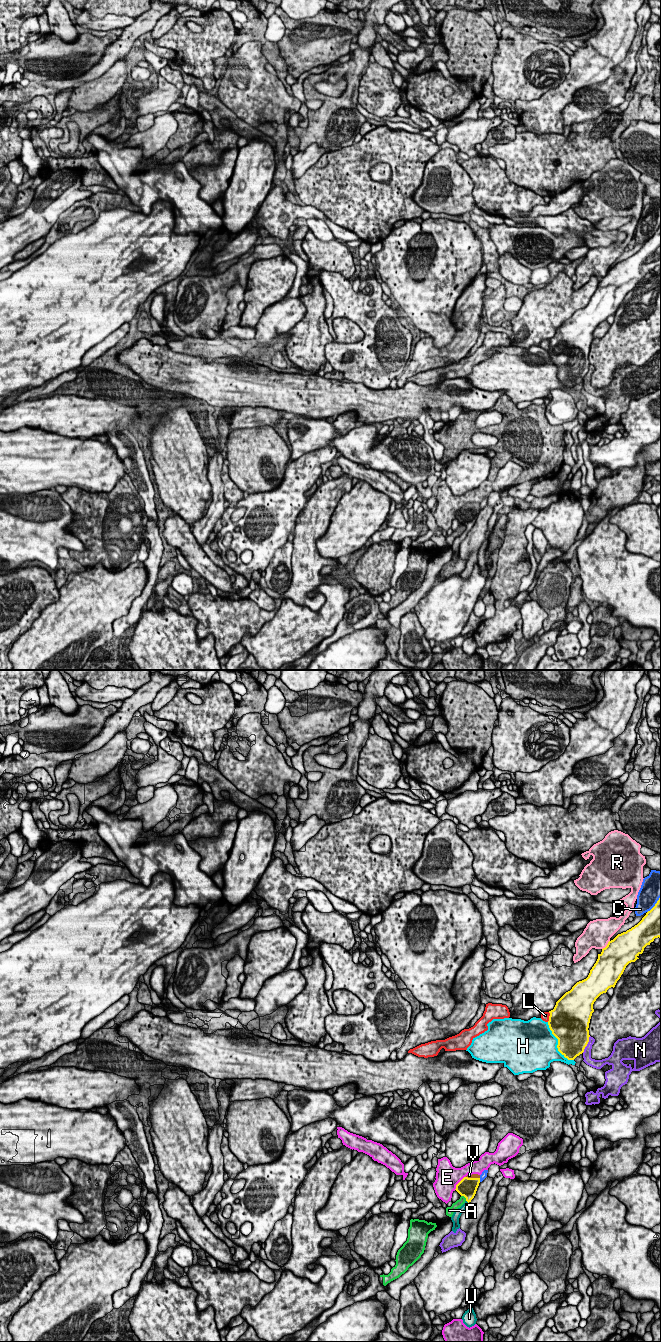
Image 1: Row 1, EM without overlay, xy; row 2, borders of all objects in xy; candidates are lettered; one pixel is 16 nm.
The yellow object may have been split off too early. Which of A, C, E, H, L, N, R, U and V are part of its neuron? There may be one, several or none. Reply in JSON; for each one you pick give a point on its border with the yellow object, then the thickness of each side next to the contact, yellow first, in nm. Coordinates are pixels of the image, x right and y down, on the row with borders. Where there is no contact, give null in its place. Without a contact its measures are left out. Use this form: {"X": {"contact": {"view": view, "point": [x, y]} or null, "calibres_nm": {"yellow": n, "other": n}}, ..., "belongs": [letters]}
{"U": {"contact": {"view": "xy", "point": [467, 1201]}, "calibres_nm": {"yellow": 320, "other": 130}}, "V": {"contact": {"view": "xy", "point": [473, 1178]}, "calibres_nm": {"yellow": 320, "other": 60}}, "belongs": ["U", "V"]}

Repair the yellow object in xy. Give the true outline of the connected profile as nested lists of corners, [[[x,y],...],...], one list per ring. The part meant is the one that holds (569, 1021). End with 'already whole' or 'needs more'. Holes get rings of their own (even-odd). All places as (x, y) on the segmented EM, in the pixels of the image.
[[[661,897],[655,906],[646,913],[642,920],[631,929],[618,934],[598,954],[598,959],[588,977],[577,982],[570,991],[566,992],[549,1011],[548,1025],[552,1034],[558,1039],[558,1051],[568,1060],[574,1060],[584,1052],[589,1042],[589,1023],[594,1012],[593,1004],[596,999],[611,987],[615,987],[626,966],[635,962],[644,948],[655,938],[661,938]]] | already whole

